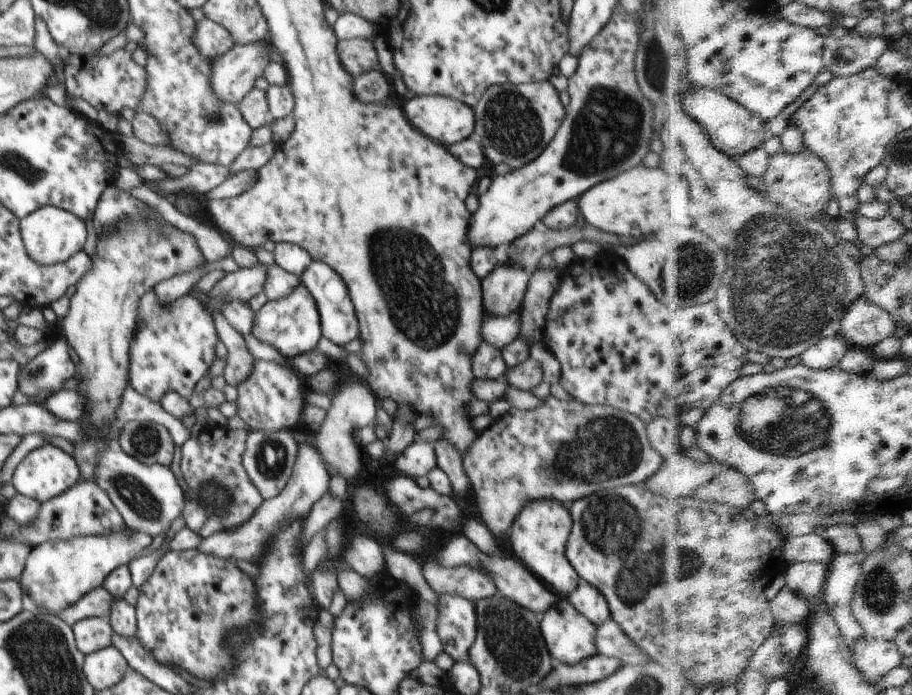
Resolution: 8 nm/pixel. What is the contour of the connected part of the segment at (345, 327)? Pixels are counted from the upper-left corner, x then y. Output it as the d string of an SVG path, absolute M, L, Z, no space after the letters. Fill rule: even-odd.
M313 260L302 273L300 280L301 284L314 297L323 336L342 347L350 340L359 338L359 322L348 287L335 270L332 270L325 262Z

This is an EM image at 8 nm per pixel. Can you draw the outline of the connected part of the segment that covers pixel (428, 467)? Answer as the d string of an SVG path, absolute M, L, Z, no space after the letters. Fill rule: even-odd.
M414 440L391 464L398 470L398 473L413 479L426 476L438 467L434 445L422 440Z

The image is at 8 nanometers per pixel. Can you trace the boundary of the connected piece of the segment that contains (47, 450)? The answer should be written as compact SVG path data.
M47 443L32 450L17 466L13 473L13 485L17 492L33 498L39 503L46 502L81 480L81 470L74 457L60 447Z

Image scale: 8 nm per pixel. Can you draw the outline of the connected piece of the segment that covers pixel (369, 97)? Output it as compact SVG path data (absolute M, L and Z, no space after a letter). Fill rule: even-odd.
M371 70L353 78L352 90L360 102L382 103L389 99L390 82L382 70Z

